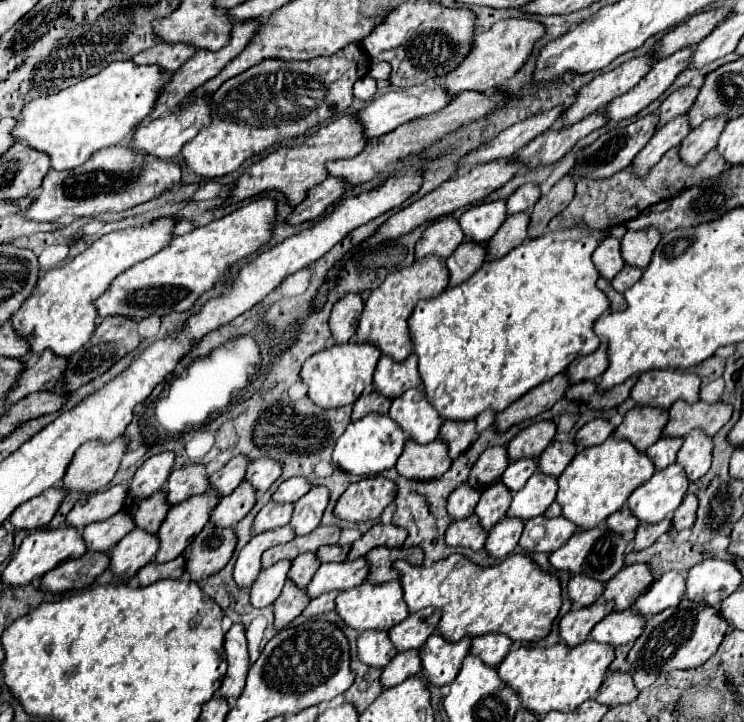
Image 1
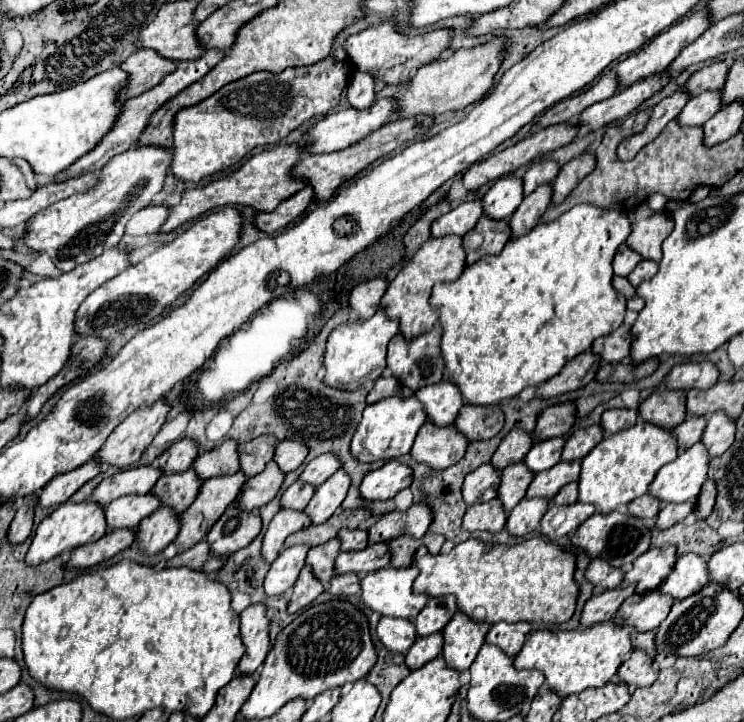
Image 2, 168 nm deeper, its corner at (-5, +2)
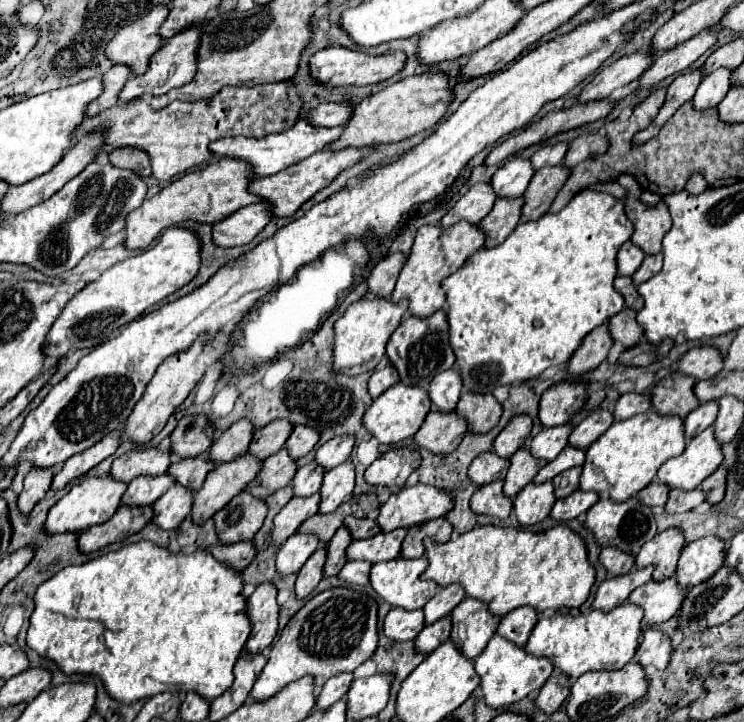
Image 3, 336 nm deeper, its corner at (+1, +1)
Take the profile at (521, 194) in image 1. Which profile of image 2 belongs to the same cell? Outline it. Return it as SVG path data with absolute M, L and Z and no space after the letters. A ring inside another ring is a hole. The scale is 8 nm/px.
M542 158L540 162L534 162L526 174L524 174L524 194L532 194L538 184L552 182L560 170L560 164L550 158Z

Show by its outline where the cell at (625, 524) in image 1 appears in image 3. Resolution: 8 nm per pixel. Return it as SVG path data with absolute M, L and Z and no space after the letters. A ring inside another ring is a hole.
M652 481L648 487L644 487L640 493L638 493L638 501L646 507L656 507L656 505L664 505L666 499L668 499L668 487L666 485L660 485L656 481Z

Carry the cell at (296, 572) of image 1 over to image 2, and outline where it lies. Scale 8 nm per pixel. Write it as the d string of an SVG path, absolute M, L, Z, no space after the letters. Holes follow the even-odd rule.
M334 538L326 544L320 544L320 546L314 546L310 548L308 552L308 558L306 558L306 564L312 566L316 578L326 586L332 576L334 576L334 560L340 552L340 540Z

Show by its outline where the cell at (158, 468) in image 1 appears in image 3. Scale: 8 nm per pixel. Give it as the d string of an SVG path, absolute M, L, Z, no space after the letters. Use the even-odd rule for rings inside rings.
M188 415L180 419L170 435L170 451L180 459L194 459L208 451L214 441L214 429L204 415Z

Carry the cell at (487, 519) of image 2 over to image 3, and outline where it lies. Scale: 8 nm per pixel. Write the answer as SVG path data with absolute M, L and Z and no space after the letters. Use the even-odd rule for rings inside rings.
M494 481L492 485L484 485L472 495L470 509L476 515L492 515L504 521L512 511L512 499L504 497L502 481Z

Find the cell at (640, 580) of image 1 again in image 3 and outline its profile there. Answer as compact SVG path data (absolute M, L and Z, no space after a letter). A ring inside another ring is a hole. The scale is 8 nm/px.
M666 529L660 535L656 535L652 541L642 545L640 553L636 555L636 569L652 565L654 581L672 577L682 547L684 547L684 535L680 533L680 529Z

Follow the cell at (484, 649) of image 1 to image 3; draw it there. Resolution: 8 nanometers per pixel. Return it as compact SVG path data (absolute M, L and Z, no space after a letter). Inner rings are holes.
M520 607L500 619L496 633L518 647L524 647L534 625L536 625L536 611L528 607Z

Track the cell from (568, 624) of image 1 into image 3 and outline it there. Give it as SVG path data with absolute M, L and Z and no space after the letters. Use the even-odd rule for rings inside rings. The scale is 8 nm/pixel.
M646 567L644 571L642 571L642 569L640 569L640 571L630 571L628 575L620 575L620 577L606 579L606 581L598 587L598 591L596 591L596 595L594 595L592 609L604 611L604 613L612 611L614 607L622 605L636 587L644 585L644 583L650 581L650 579L652 579L652 567Z

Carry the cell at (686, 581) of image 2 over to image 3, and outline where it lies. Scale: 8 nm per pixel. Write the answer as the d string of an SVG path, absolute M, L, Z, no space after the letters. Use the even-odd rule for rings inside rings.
M714 537L688 543L682 549L678 567L676 567L678 585L682 589L690 589L694 585L708 581L722 567L720 553L724 553L724 549L726 549L726 543Z

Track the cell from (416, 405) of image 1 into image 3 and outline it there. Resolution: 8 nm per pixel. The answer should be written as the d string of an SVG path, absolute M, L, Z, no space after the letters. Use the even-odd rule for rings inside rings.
M456 367L436 375L428 387L430 401L440 413L450 413L456 409L460 391L462 391L462 377Z

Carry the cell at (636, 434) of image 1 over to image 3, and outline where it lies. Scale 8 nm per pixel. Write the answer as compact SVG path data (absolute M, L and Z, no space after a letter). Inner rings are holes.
M672 373L670 379L660 381L654 389L652 389L652 409L656 413L664 413L664 415L678 415L678 417L686 417L690 411L694 411L698 407L698 401L692 393L696 379L688 377L688 375L680 375L680 373Z

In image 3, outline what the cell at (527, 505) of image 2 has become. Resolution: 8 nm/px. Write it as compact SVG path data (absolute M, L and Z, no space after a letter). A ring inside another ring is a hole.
M550 481L544 485L528 483L514 497L514 513L516 513L518 523L522 527L530 527L530 525L544 521L552 509L554 501L556 501L556 497L554 497L554 489L552 489Z

